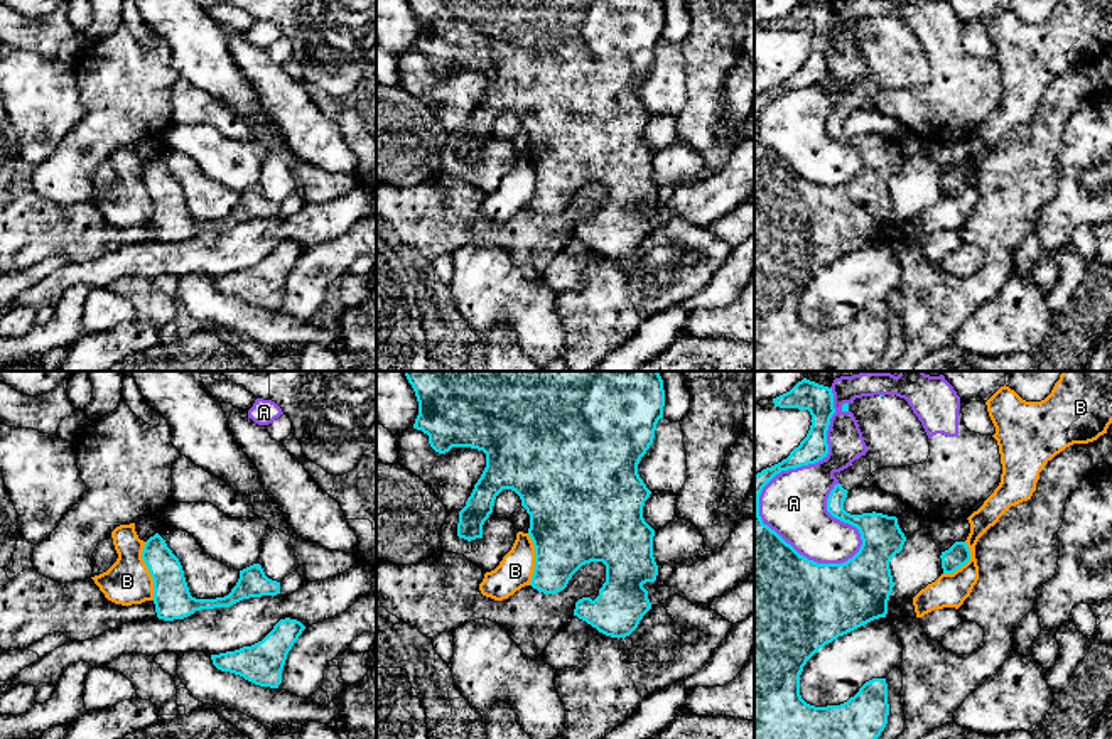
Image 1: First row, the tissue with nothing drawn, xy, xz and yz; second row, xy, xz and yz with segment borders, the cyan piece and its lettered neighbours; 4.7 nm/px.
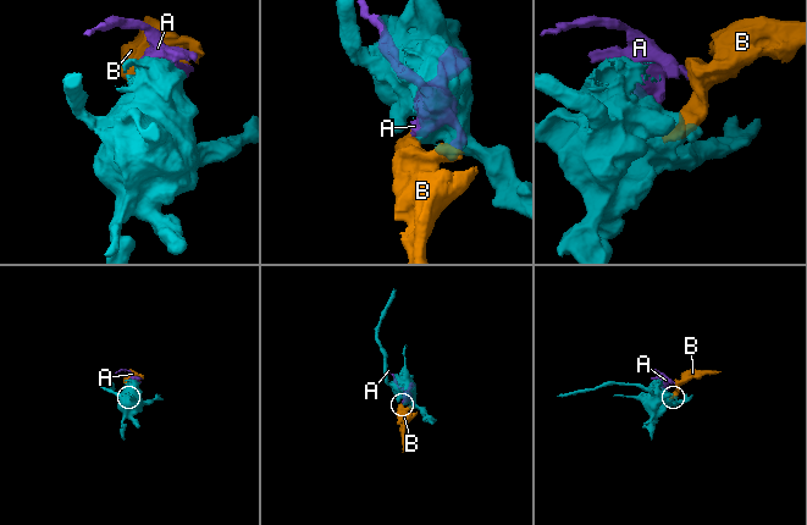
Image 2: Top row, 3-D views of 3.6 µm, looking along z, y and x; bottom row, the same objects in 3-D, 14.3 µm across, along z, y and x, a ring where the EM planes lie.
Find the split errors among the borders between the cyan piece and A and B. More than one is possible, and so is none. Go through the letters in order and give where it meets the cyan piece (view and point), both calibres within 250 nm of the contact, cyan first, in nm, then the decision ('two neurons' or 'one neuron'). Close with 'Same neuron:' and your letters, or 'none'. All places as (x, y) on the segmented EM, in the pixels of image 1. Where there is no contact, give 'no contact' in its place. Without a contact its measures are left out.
A: yz (783, 469) | 140/320 nm | two neurons
B: xy (149, 571) | 180/220 nm | two neurons
Same neuron: none

